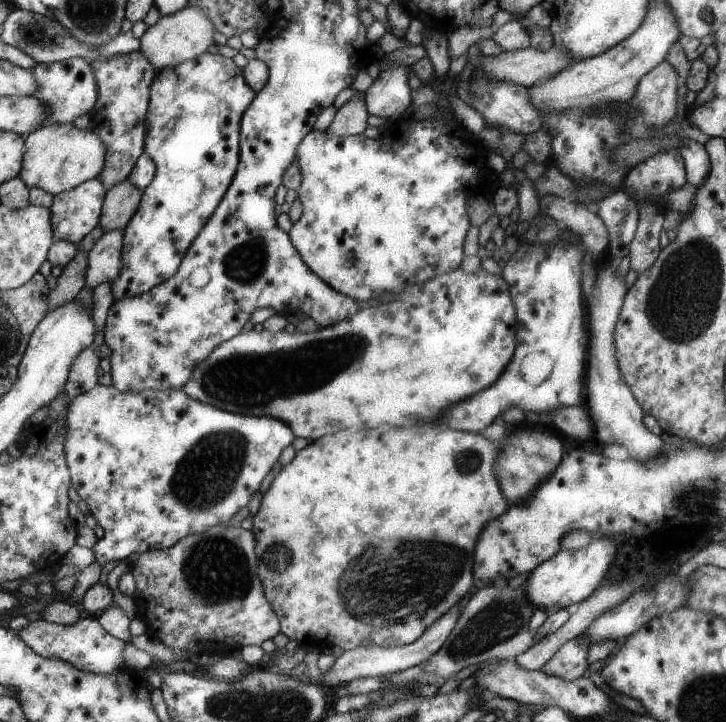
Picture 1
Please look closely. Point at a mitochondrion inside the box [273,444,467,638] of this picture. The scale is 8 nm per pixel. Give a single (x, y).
(346, 584)

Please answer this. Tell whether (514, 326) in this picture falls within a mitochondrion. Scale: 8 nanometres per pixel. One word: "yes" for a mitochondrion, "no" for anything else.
no

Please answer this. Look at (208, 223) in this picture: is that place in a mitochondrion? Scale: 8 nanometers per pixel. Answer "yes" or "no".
no

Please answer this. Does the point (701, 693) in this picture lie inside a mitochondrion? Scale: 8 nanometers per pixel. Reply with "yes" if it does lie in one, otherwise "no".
yes

